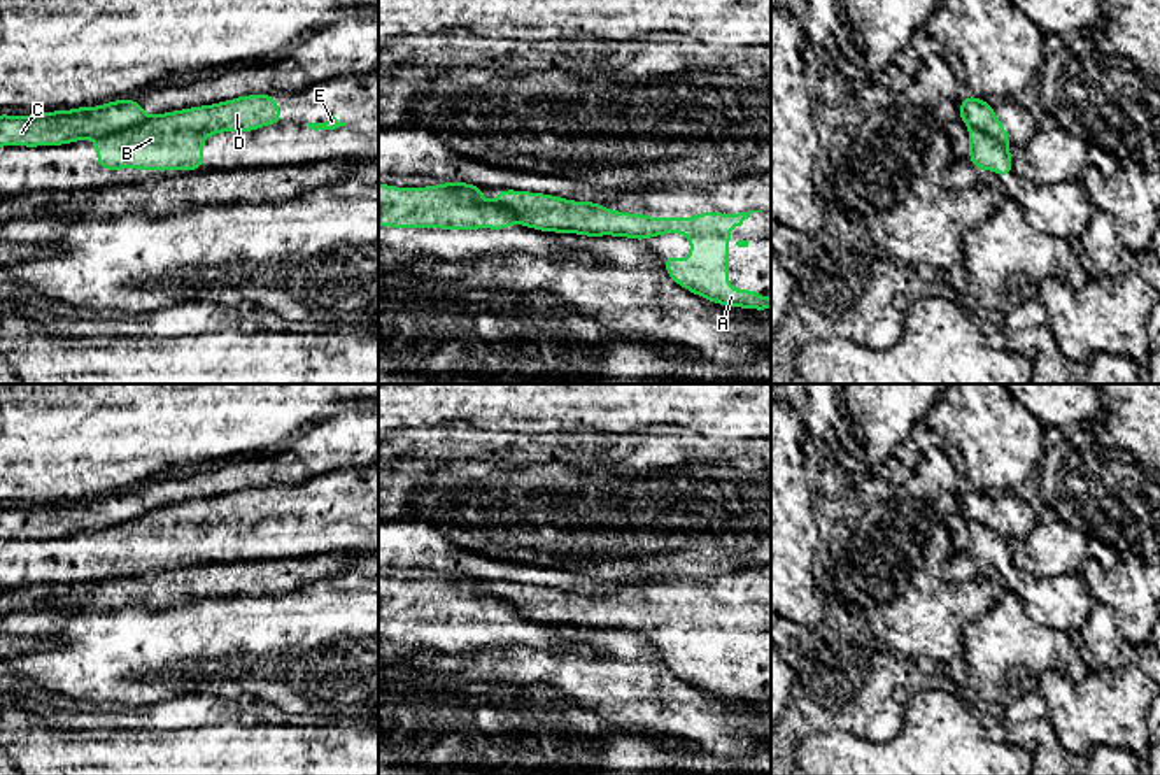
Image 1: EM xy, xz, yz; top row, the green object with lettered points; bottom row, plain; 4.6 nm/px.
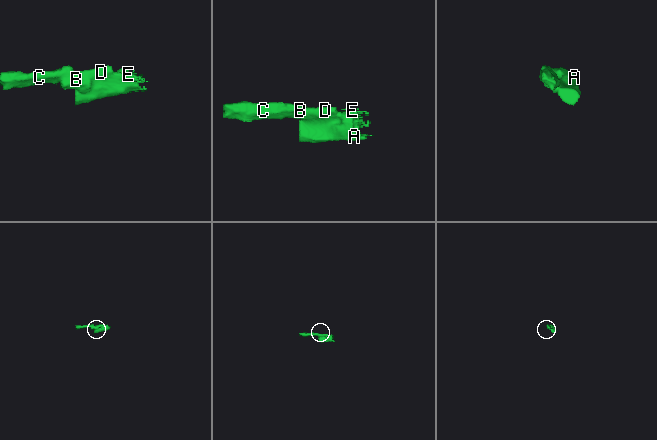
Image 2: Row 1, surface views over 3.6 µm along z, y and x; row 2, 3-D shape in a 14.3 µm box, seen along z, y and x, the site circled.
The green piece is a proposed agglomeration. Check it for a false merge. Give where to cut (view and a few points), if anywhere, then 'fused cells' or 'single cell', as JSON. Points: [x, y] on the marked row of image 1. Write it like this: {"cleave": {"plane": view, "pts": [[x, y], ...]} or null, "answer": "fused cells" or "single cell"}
{"cleave": {"plane": "xy", "pts": [[148, 118], [95, 139]]}, "answer": "fused cells"}

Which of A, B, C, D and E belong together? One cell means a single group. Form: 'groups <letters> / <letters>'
groups A B D E / C

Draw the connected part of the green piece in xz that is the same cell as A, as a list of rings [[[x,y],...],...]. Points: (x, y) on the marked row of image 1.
[[[498,189],[494,203],[506,209],[517,223],[540,231],[629,237],[638,242],[664,233],[685,233],[690,242],[690,256],[685,261],[678,256],[664,256],[662,260],[662,267],[675,284],[717,305],[771,309],[771,296],[729,286],[729,230],[741,226],[752,212],[762,210],[738,214],[703,210],[692,217],[650,217],[608,210],[598,202],[575,202],[515,189]]]

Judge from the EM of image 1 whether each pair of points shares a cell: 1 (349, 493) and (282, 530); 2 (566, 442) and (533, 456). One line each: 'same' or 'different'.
1: same
2: same

